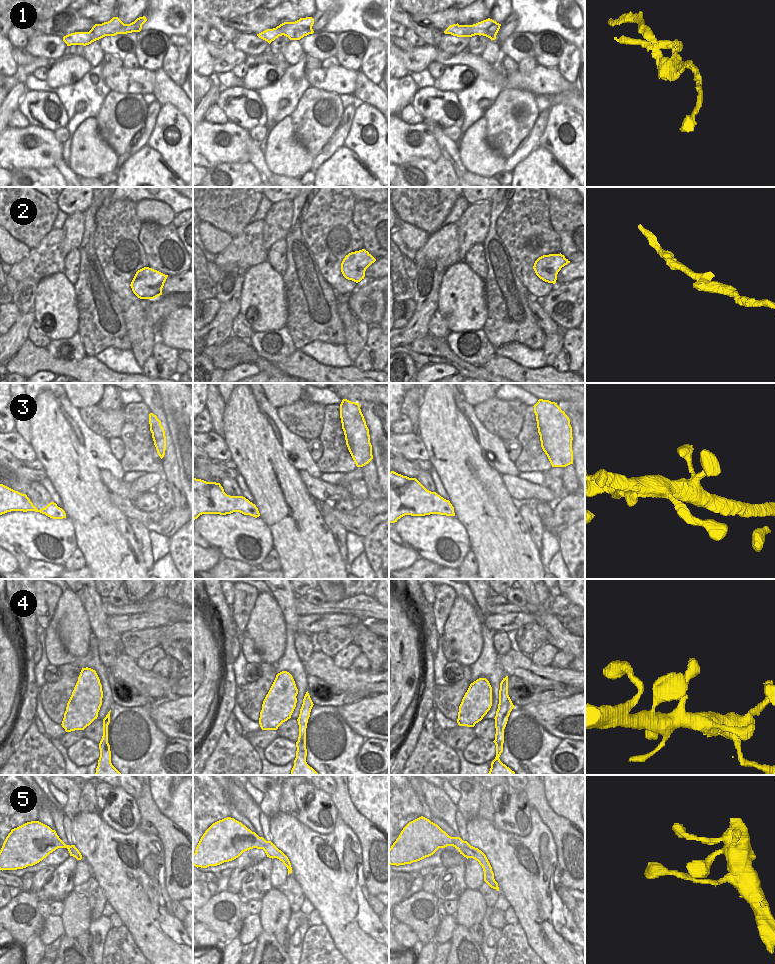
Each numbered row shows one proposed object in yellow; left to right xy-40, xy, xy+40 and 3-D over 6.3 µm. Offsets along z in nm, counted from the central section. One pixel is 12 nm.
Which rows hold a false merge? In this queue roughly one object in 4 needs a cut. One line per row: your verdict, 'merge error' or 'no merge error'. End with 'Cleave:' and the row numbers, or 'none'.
1: merge error
2: no merge error
3: no merge error
4: no merge error
5: no merge error
Cleave: 1

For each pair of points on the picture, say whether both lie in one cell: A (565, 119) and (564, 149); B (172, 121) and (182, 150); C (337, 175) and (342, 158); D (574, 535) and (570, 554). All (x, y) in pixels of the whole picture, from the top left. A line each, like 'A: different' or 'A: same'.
A: same
B: same
C: same
D: same

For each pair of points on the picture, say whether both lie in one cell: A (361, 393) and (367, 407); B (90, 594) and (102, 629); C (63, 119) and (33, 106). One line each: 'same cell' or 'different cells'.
A: different cells
B: same cell
C: same cell

